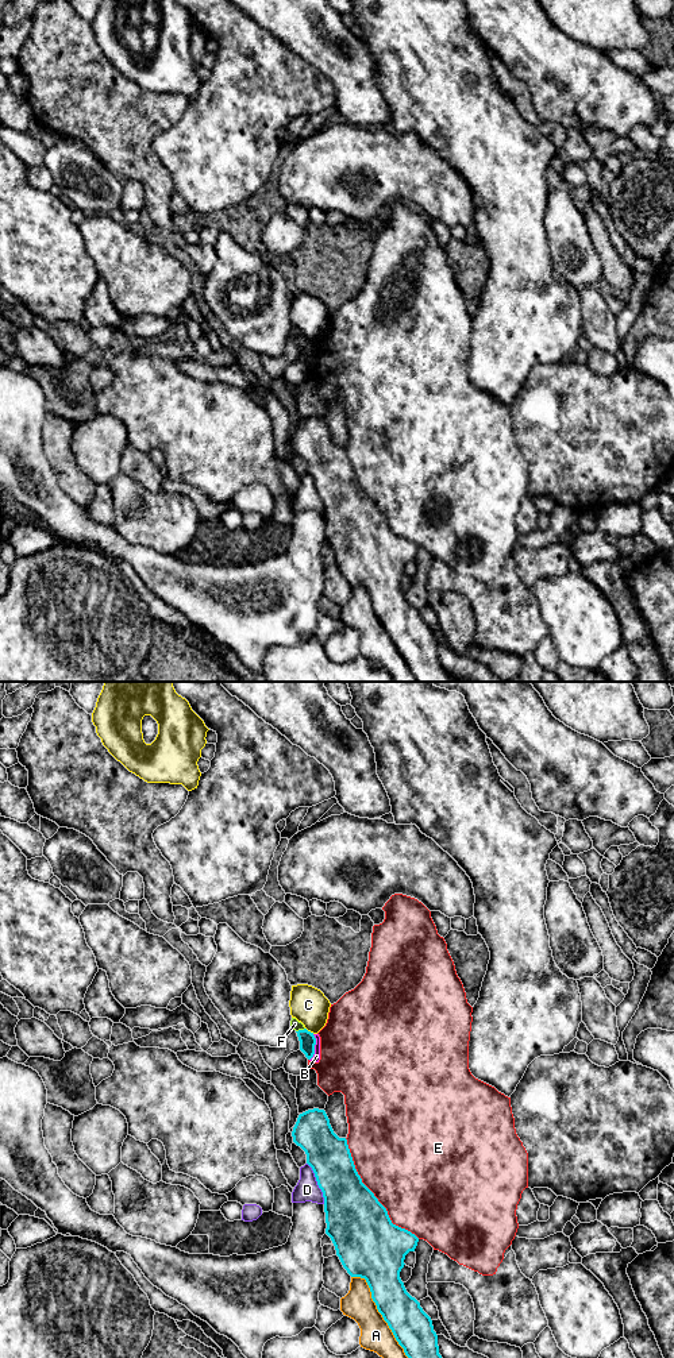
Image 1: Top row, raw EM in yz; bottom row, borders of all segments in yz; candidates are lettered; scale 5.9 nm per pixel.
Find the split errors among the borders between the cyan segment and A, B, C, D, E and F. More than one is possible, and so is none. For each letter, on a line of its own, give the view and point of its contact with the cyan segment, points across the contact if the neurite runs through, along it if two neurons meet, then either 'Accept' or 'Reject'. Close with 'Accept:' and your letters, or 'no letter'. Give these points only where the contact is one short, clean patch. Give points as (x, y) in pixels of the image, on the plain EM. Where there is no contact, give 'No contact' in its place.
A: Touches cyan at yz (384, 628). Reject
B: Touches cyan at yz (314, 357). Boundary: yz (314, 343), (314, 363), (309, 369). Reject
C: Touches cyan at yz (309, 340). Reject
D: Touches cyan at yz (318, 492). Reject
E: Touches cyan at yz (373, 502). Reject
F: Touches cyan at yz (300, 339). Boundary: yz (304, 336), (296, 340). Reject
Accept: no letter

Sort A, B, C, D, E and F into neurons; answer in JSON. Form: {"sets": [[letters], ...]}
{"sets": [["A"], ["B", "E"], ["C"], ["D"], ["F"]]}

